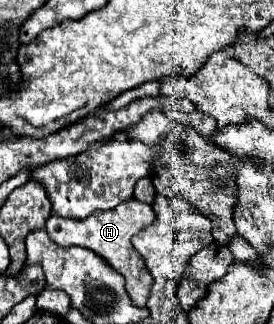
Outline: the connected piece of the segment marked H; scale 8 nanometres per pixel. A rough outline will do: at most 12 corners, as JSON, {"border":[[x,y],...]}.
{"border":[[132,197],[86,219],[50,215],[46,233],[62,247],[92,249],[124,277],[146,307],[152,277],[130,243],[156,219]]}

